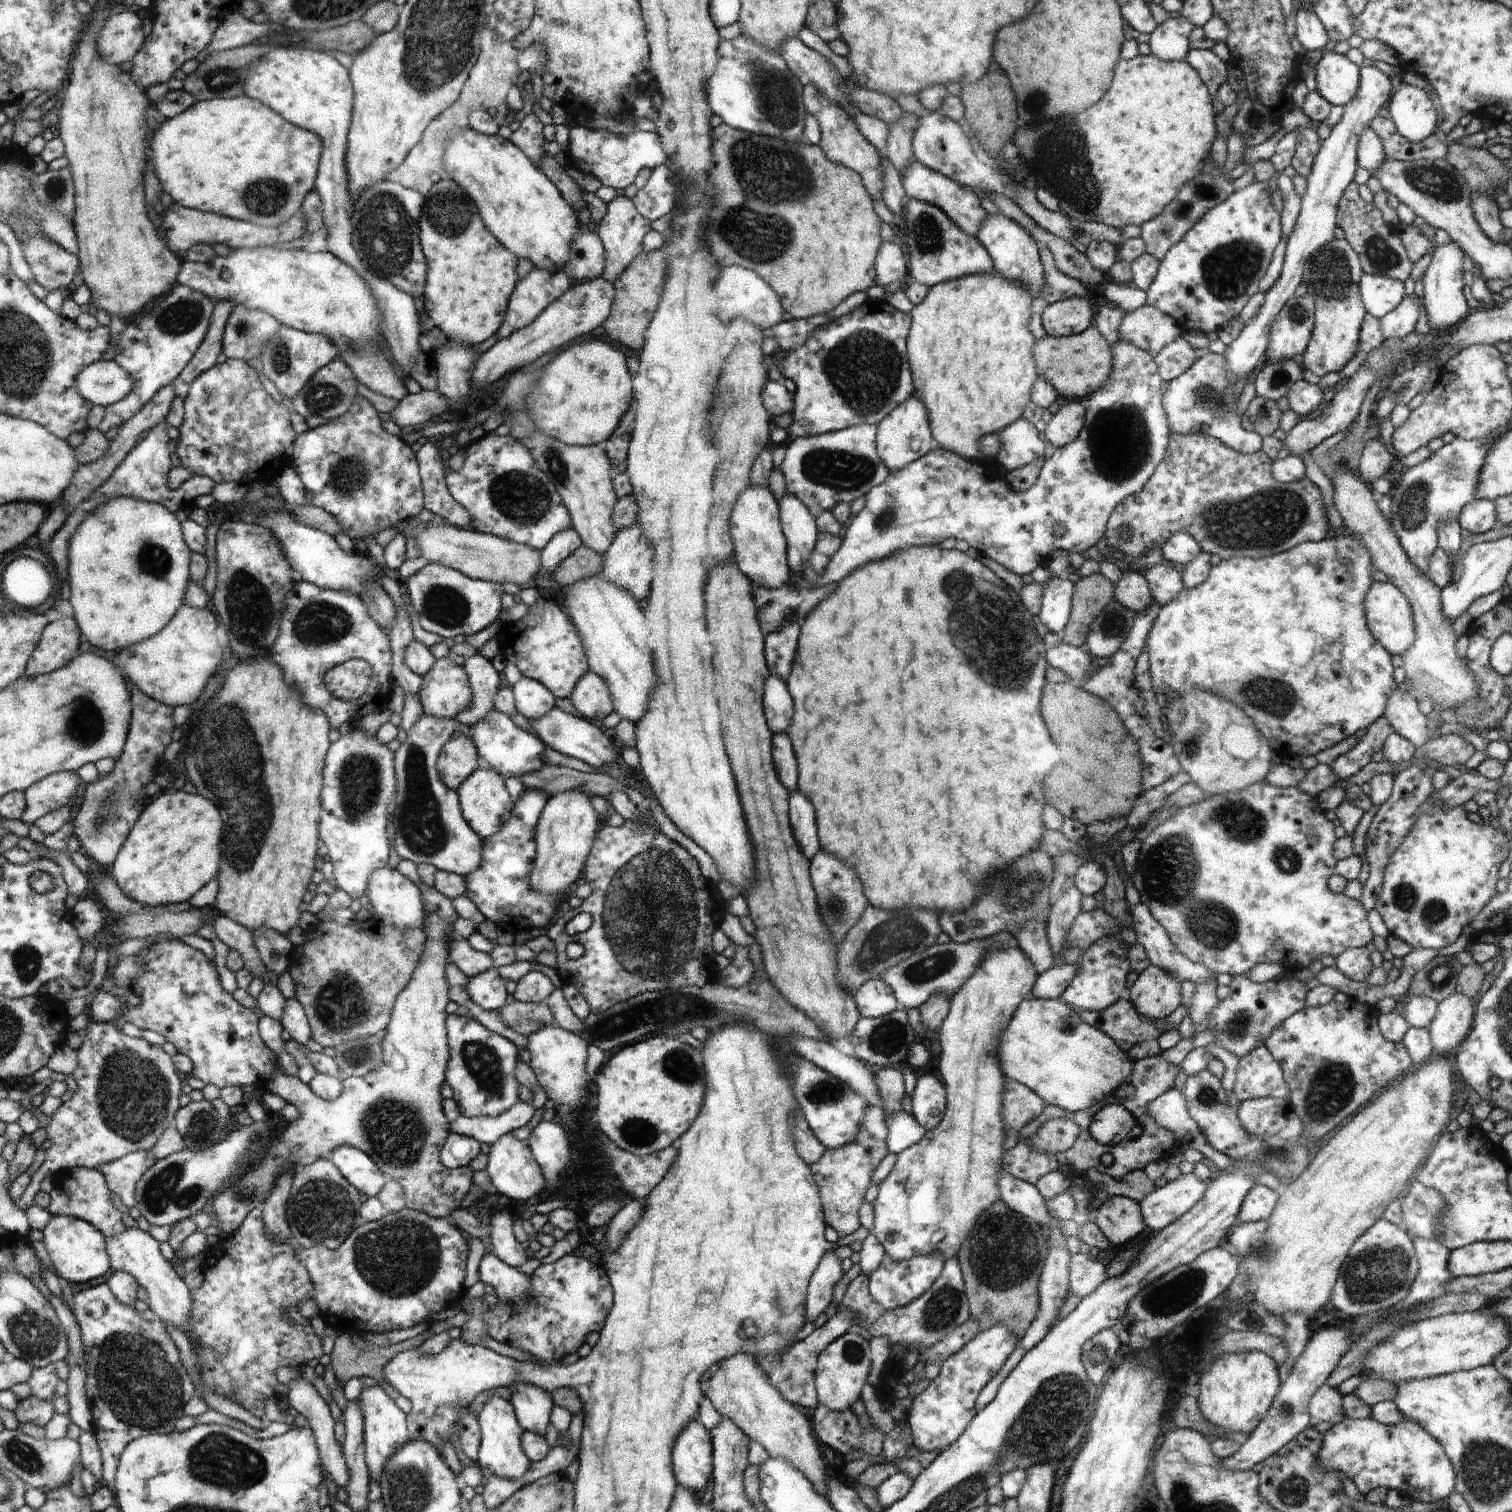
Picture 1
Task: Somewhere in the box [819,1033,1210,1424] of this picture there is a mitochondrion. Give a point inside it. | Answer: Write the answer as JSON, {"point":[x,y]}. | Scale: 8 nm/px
{"point":[1004,1252]}

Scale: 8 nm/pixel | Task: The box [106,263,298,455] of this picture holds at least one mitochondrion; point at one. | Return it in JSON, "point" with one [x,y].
{"point":[183,316]}

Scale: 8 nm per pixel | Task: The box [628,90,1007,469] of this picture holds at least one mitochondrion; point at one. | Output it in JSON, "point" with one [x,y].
{"point":[768,174]}

